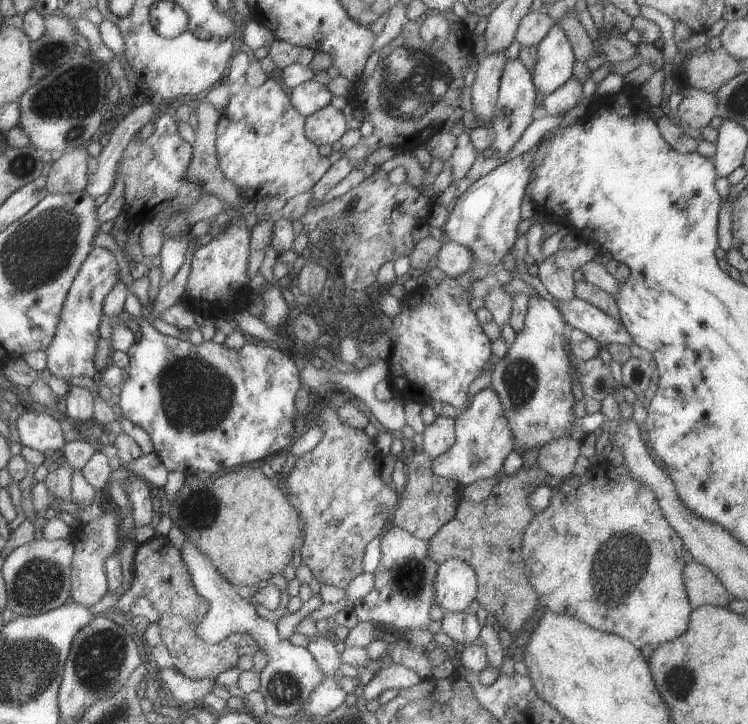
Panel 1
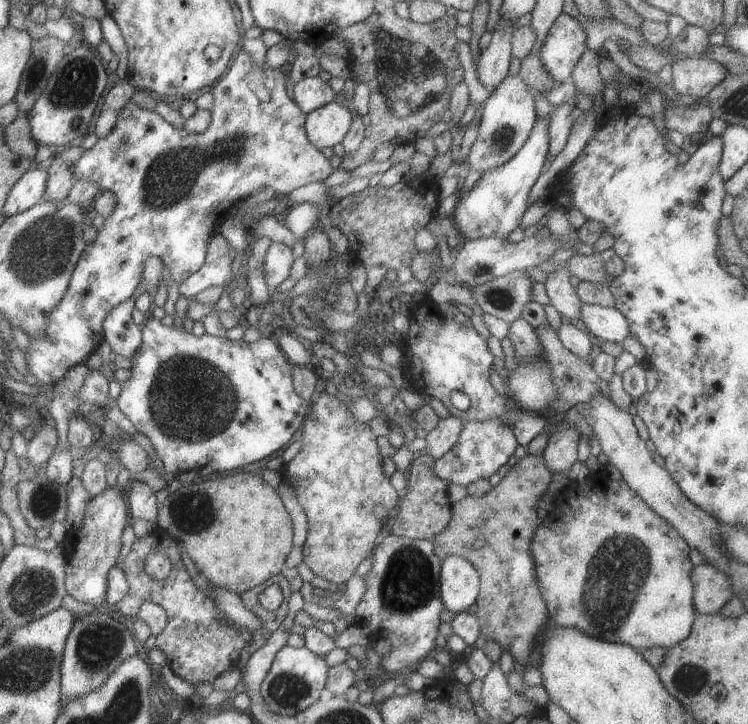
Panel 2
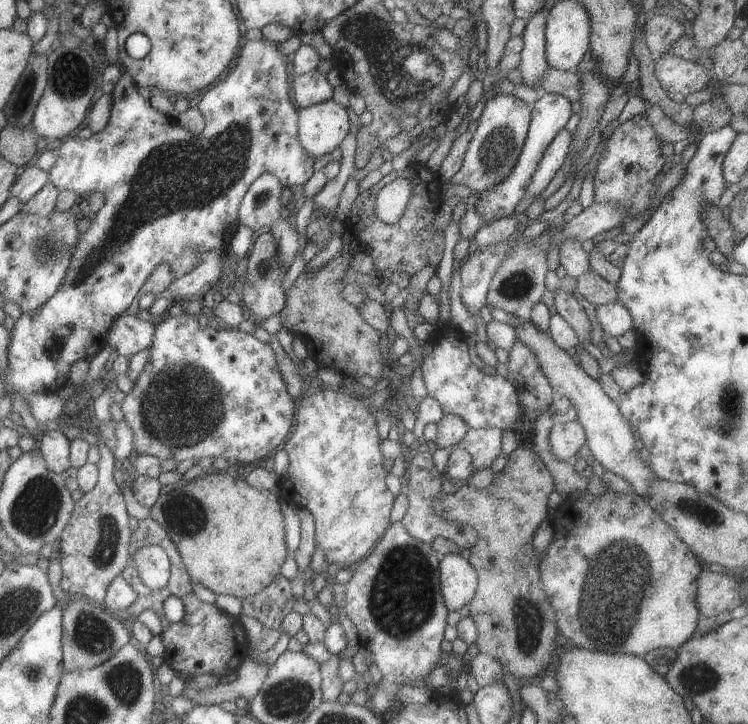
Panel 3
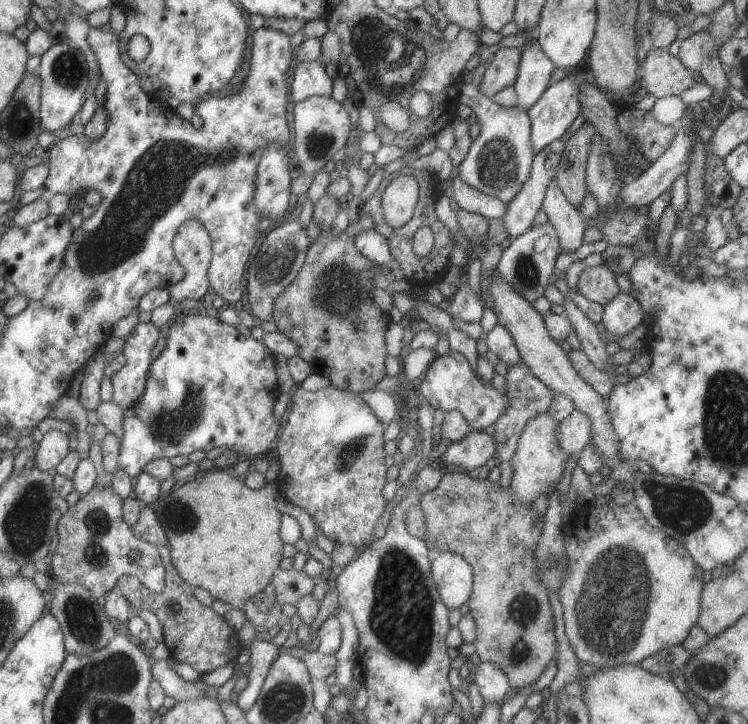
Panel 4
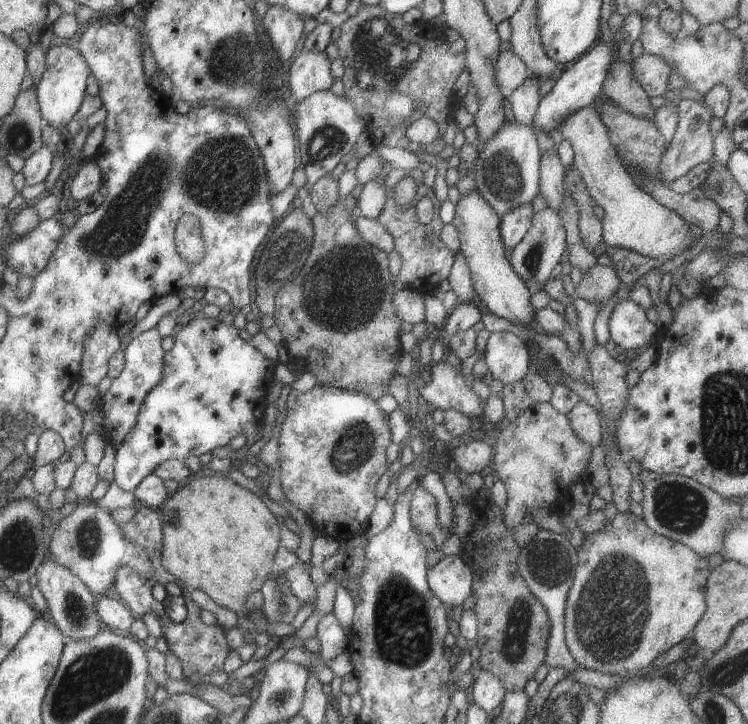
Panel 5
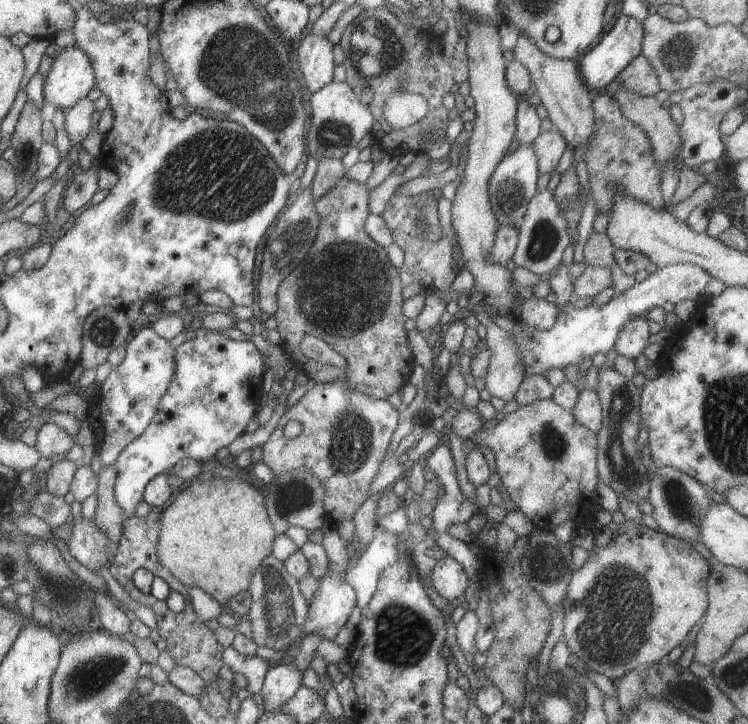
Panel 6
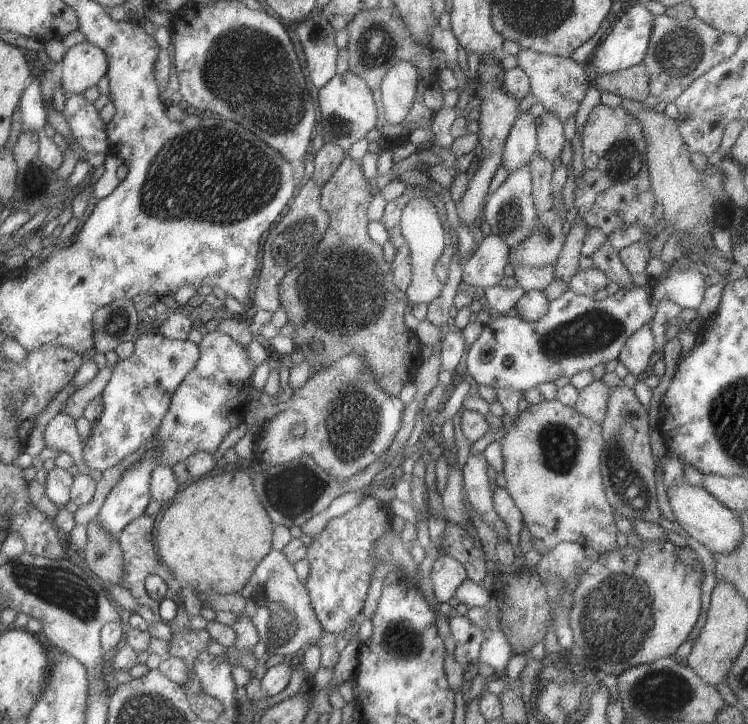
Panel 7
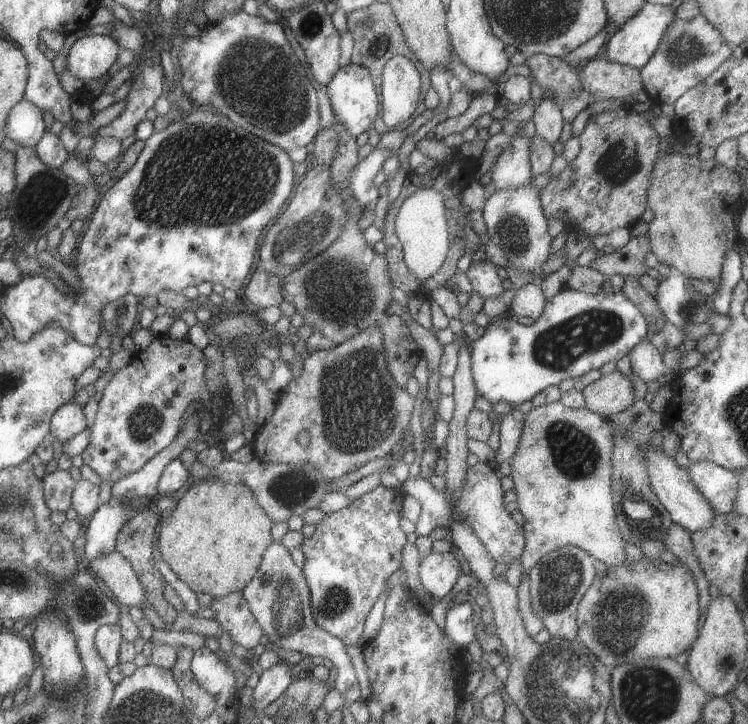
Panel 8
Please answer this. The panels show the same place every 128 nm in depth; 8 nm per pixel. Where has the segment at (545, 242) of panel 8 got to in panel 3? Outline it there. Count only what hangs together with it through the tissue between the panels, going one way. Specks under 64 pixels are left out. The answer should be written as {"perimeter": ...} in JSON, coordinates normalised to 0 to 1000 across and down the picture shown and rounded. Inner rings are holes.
{"perimeter":[[[664,130],[647,142],[635,181],[631,184],[614,235],[603,243],[598,257],[619,254],[624,262],[654,262],[667,254],[691,227],[709,170],[710,145],[689,131]]]}

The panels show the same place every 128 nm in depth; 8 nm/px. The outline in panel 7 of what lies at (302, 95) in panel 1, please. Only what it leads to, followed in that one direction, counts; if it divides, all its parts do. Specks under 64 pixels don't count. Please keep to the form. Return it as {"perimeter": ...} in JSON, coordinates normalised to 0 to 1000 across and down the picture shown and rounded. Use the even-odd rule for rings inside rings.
{"perimeter":[[[428,11],[418,14],[408,30],[396,33],[396,47],[409,77],[414,110],[425,123],[432,122],[451,102],[451,43]]]}

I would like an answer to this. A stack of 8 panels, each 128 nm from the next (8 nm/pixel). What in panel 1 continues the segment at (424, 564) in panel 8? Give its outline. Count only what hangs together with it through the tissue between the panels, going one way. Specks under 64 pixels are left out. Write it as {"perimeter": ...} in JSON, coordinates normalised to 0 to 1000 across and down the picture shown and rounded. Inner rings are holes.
{"perimeter":[[[602,769],[586,778],[579,801],[579,831],[598,847],[623,844],[636,827],[636,793],[627,779]]]}

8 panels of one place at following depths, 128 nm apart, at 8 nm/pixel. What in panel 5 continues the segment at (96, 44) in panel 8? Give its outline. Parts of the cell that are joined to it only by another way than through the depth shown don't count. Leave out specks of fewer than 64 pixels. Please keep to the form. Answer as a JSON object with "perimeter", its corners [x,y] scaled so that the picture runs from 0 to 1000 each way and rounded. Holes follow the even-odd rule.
{"perimeter":[[[90,59],[66,66],[61,73],[61,81],[64,86],[63,97],[49,120],[51,135],[57,163],[60,163],[67,174],[76,178],[84,178],[90,171],[92,171],[95,164],[98,166],[102,163],[106,151],[110,148],[111,140],[116,133],[116,110],[119,110],[119,105],[123,104],[123,97],[120,87],[116,86],[114,77]]]}

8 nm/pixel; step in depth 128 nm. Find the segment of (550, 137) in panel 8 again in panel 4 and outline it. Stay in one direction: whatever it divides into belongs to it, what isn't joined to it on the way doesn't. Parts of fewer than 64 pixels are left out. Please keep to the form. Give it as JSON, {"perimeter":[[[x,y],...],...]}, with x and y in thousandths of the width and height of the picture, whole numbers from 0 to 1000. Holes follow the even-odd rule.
{"perimeter":[[[742,246],[734,251],[727,264],[723,289],[742,315],[750,344],[755,343],[759,345],[758,349],[762,349],[777,340],[783,318],[782,301],[758,278]]]}

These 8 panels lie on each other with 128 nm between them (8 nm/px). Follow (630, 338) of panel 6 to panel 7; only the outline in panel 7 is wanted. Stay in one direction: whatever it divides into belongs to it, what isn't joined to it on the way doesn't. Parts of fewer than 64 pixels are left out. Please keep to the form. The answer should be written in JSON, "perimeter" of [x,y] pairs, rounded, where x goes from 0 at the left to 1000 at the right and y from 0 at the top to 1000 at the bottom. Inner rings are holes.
{"perimeter":[[[869,448],[856,450],[833,475],[825,496],[846,519],[854,519],[868,506],[868,494],[873,489],[873,456]]]}

